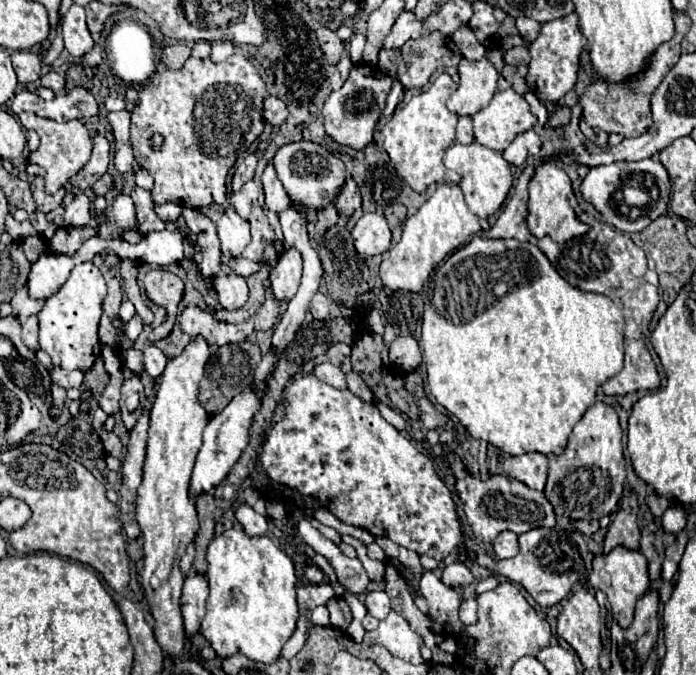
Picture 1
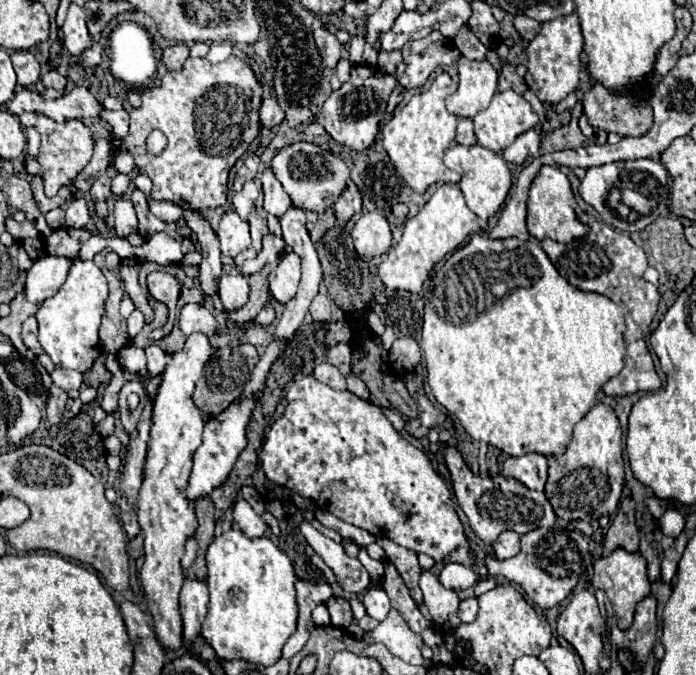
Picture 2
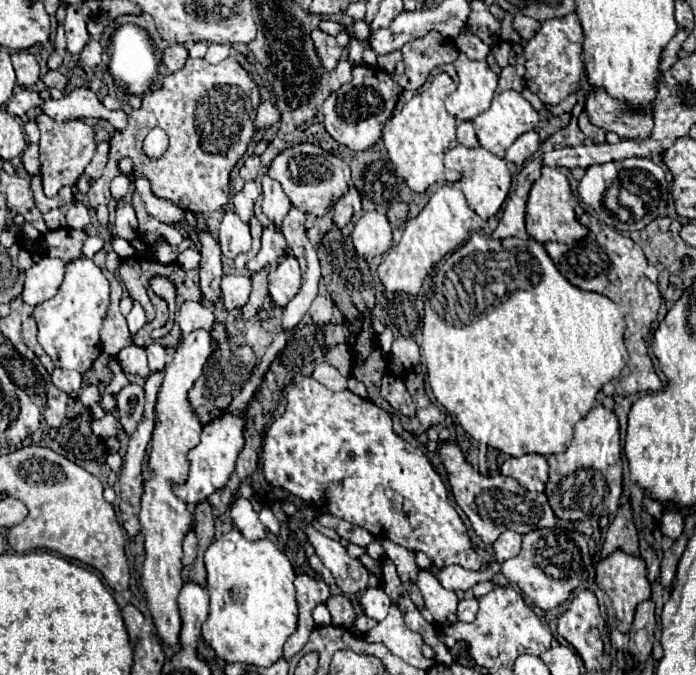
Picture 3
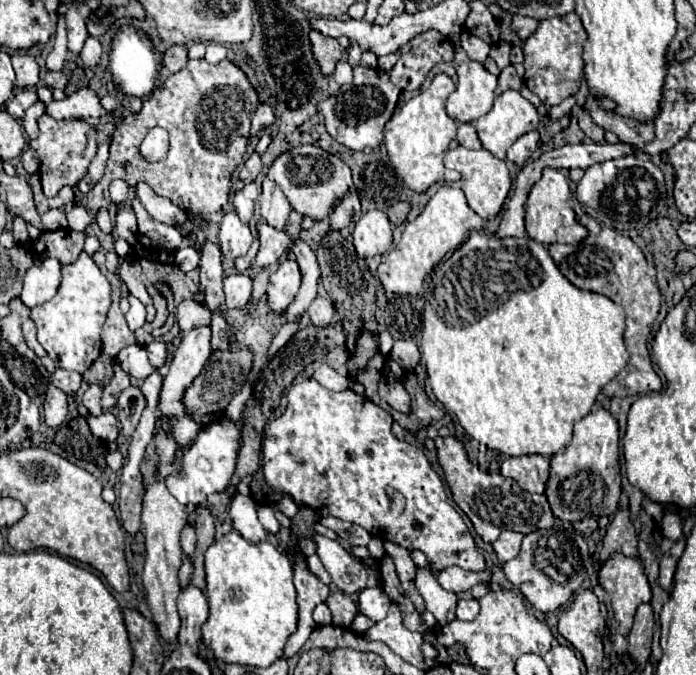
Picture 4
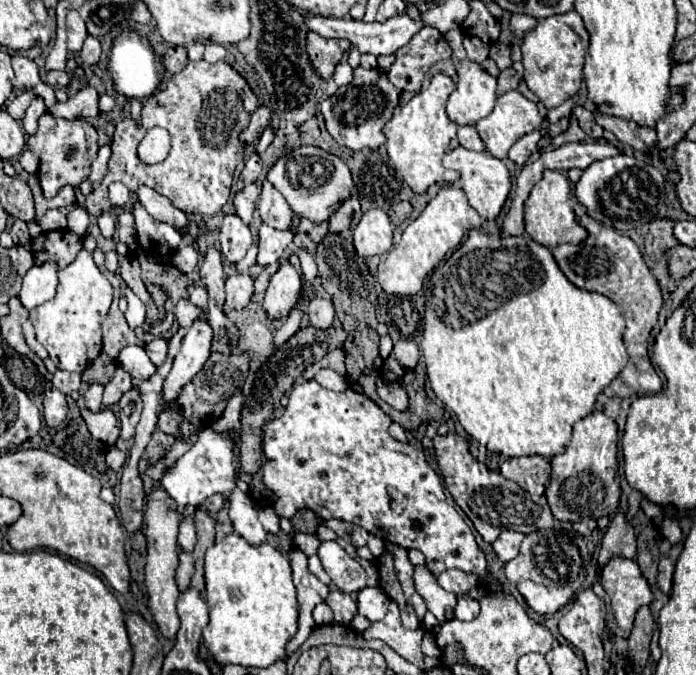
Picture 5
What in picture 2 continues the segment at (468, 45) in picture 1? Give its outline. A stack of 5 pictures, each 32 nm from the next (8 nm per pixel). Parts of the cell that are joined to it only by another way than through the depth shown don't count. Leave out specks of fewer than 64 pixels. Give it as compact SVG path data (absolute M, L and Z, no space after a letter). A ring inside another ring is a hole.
M464 25L456 38L454 38L454 44L458 46L458 50L468 58L468 60L484 60L486 58L486 52L488 48L470 32L468 25Z

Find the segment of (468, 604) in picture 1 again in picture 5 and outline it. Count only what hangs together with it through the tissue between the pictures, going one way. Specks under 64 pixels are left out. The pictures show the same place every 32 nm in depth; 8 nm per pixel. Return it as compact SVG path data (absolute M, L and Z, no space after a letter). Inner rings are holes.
M458 598L458 604L454 608L456 620L474 620L480 612L480 604L474 598Z

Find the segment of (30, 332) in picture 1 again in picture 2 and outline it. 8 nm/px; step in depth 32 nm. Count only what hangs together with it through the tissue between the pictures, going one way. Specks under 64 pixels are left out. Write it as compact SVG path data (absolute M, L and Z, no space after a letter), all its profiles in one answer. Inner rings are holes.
M30 316L26 322L24 322L24 326L22 326L22 340L24 340L24 344L36 354L36 356L40 356L42 354L42 348L40 348L40 344L38 344L38 324L36 324L36 318L34 316Z

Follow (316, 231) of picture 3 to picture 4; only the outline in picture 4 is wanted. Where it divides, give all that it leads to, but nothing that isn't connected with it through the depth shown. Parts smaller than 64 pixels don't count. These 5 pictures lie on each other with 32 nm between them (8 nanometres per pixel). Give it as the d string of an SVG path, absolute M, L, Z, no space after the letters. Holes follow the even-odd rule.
M328 218L318 220L318 222L314 222L314 226L312 226L308 232L302 232L302 240L306 240L312 248L316 248L318 242L326 236L328 230L330 230L330 222L328 222Z

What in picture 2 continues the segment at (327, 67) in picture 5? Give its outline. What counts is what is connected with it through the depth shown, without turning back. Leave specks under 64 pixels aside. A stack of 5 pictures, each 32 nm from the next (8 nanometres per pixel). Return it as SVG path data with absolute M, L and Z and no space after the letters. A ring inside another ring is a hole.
M314 30L314 40L318 46L318 52L324 60L324 64L328 68L336 68L340 56L342 56L342 44L336 40L334 34L330 34L328 30Z

